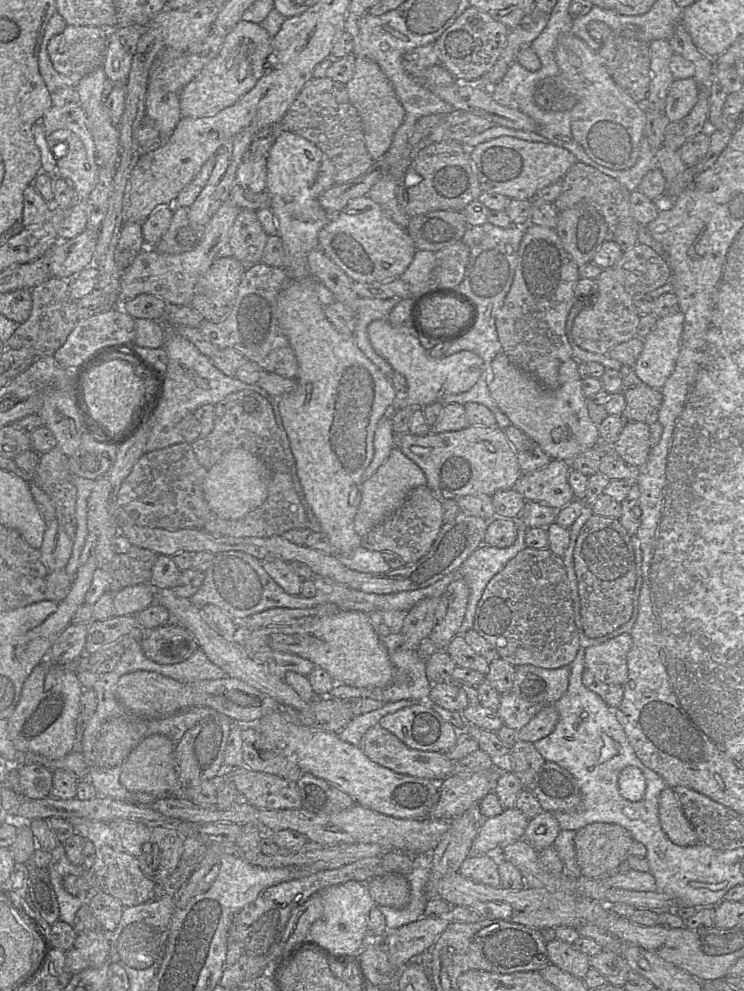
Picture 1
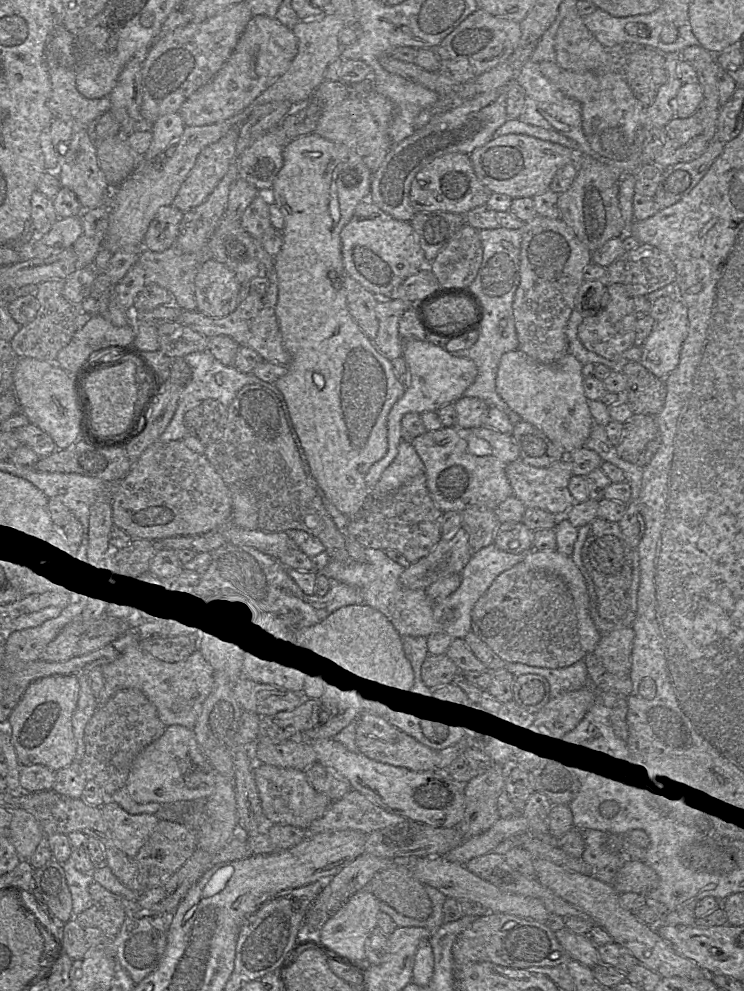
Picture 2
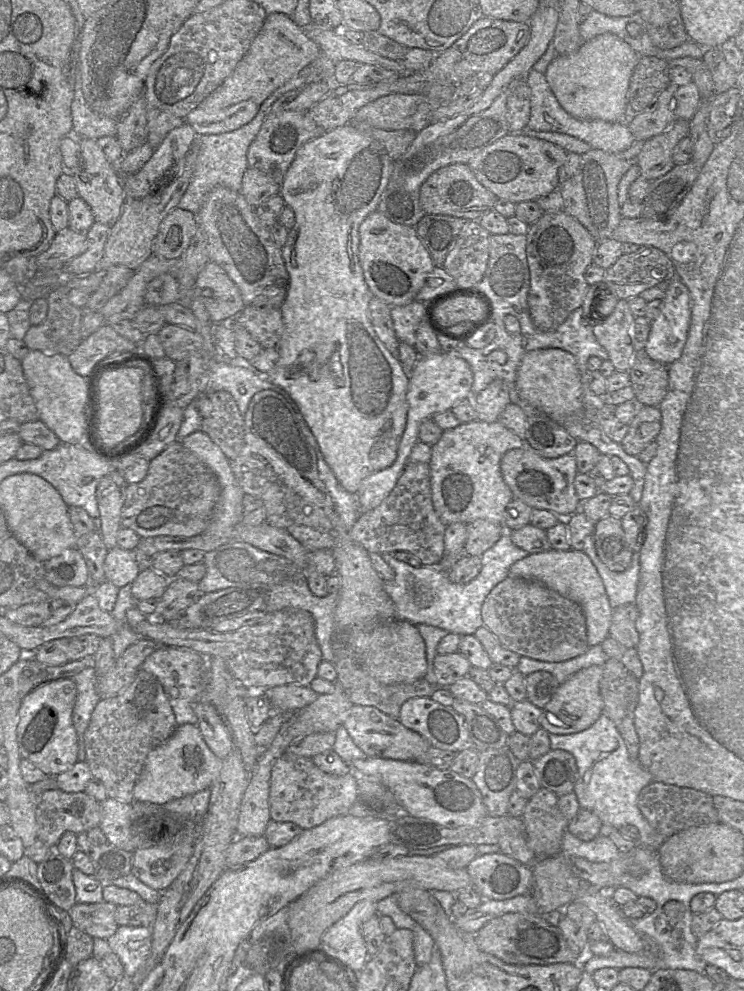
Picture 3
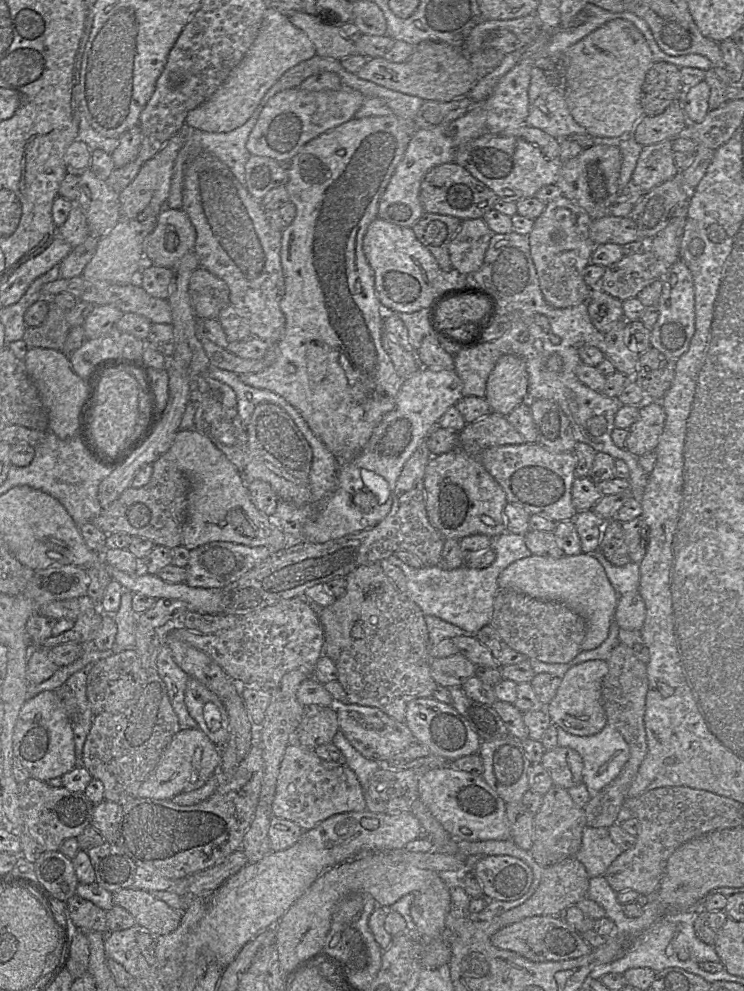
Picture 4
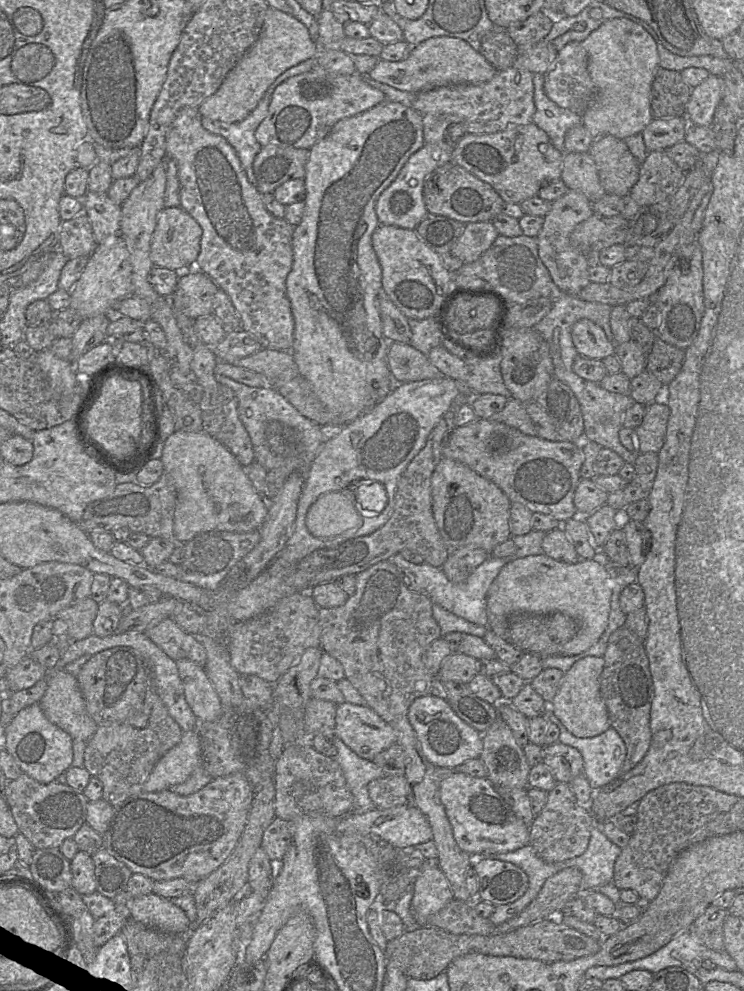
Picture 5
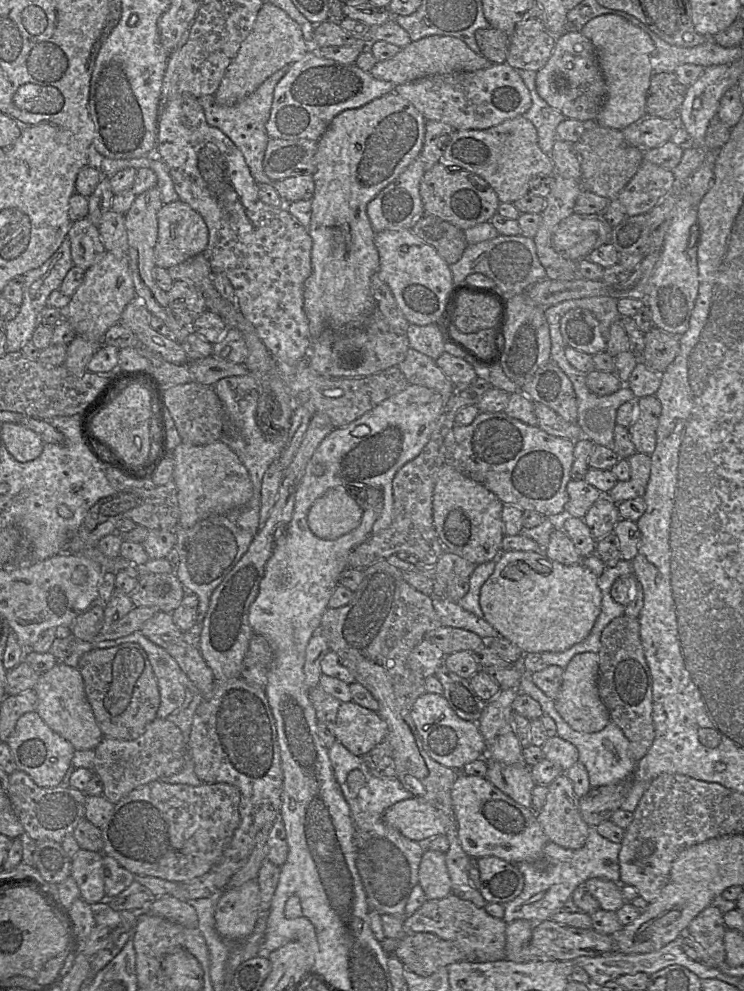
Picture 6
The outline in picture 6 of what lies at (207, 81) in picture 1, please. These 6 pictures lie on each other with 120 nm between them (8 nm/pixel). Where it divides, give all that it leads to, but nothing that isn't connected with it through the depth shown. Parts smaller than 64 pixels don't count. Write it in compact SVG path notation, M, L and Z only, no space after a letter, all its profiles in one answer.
M264 1L251 32L226 69L214 94L215 101L222 106L233 106L254 92L273 73L290 67L308 52L314 53L314 49L314 44L307 43L304 39L301 27L296 21L281 8Z

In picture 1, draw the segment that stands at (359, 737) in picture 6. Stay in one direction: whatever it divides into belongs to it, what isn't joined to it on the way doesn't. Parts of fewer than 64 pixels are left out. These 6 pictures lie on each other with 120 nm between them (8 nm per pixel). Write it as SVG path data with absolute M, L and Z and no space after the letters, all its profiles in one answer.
M379 724L366 731L361 738L359 747L369 759L399 774L441 782L453 773L454 761L449 759L444 753L410 748Z

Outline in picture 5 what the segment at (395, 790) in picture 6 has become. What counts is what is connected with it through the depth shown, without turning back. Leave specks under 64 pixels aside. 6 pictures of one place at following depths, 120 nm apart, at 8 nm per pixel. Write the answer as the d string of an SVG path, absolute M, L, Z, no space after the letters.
M336 736L334 745L337 750L336 759L353 795L352 811L363 814L376 809L369 797L367 786L371 780L383 777L385 773L372 760L359 757Z

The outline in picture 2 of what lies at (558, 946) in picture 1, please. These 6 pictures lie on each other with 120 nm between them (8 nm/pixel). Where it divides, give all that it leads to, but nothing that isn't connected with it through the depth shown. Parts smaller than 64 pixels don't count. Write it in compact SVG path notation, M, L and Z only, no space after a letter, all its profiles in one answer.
M566 927L555 932L555 937L569 954L571 960L594 968L600 964L597 947L586 937L573 933Z

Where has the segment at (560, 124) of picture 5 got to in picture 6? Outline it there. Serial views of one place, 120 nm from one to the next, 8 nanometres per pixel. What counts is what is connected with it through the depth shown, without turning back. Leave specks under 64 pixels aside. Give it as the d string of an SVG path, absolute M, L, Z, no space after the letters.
M520 75L533 97L533 105L525 114L535 125L541 150L550 155L557 140L557 128L567 117L541 96L533 75Z

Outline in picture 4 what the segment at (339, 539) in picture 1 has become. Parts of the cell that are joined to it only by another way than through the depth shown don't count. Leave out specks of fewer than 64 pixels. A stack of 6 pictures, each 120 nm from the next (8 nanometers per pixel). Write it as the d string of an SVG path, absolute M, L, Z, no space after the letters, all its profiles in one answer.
M394 114L381 117L353 117L308 141L287 163L288 178L285 188L289 195L289 201L296 208L296 214L294 220L283 229L281 238L280 257L285 289L280 301L280 309L285 316L284 331L282 337L275 344L277 358L271 366L260 372L238 375L245 384L258 389L270 390L288 401L339 463L352 460L363 450L383 416L395 407L403 381L383 348L384 309L377 297L374 272L365 257L362 243L368 226L377 218L379 199L417 129L413 120L403 120Z

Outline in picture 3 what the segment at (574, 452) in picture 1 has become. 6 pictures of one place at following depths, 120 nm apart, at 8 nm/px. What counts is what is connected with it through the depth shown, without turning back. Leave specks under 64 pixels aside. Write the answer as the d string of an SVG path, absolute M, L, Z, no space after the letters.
M547 348L526 352L517 369L515 386L522 399L562 426L566 418L583 414L580 373L575 357L568 351Z

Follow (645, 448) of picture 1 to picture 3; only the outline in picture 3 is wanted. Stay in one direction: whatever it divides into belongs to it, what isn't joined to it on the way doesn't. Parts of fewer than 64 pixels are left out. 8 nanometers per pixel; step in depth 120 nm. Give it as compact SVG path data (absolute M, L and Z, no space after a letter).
M640 407L628 427L628 433L620 444L627 454L637 457L651 442L656 440L661 430L659 408Z

